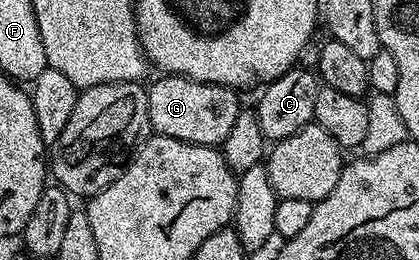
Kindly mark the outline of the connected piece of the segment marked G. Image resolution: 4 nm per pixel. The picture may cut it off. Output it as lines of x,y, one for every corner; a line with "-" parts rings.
163,75
160,78
160,81
153,82
147,89
147,106
149,107
152,130
158,136
181,139
185,143
212,147
222,146
230,129
233,128
233,122
237,120
237,115
241,112
240,94
236,90
230,89
228,85
214,85
213,83
194,81
188,77
174,75

